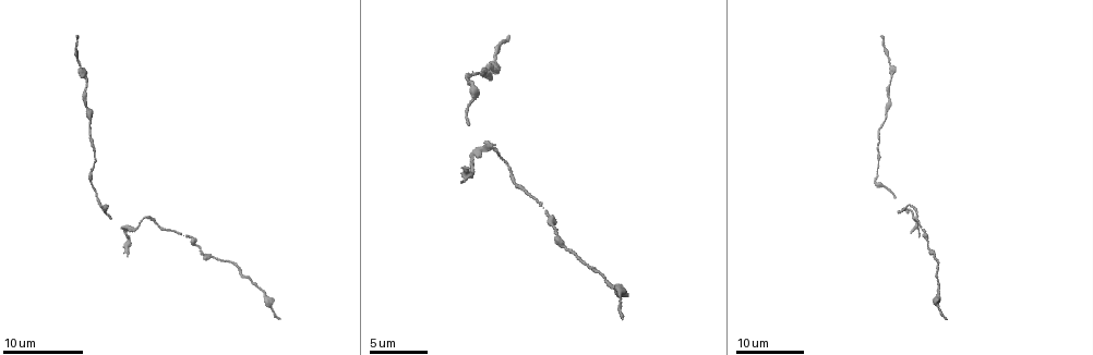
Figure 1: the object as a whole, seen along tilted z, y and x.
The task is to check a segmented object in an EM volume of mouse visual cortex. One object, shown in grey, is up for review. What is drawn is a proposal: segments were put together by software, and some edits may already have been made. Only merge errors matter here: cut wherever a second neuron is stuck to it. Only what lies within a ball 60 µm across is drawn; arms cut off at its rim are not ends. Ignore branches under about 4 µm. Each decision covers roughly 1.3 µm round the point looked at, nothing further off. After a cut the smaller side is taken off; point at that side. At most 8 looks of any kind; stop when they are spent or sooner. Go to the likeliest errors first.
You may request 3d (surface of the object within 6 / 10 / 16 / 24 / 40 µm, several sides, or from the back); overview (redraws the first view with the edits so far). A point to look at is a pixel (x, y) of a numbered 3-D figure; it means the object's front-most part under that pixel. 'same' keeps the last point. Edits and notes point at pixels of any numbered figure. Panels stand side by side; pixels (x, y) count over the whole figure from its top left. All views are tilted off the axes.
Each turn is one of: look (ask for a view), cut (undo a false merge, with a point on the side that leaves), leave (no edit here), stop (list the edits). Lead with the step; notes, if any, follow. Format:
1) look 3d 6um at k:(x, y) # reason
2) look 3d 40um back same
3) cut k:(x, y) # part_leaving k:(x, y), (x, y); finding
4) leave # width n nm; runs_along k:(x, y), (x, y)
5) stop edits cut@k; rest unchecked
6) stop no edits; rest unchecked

look 3d 16um at 1:(132, 228) # sudden change in width

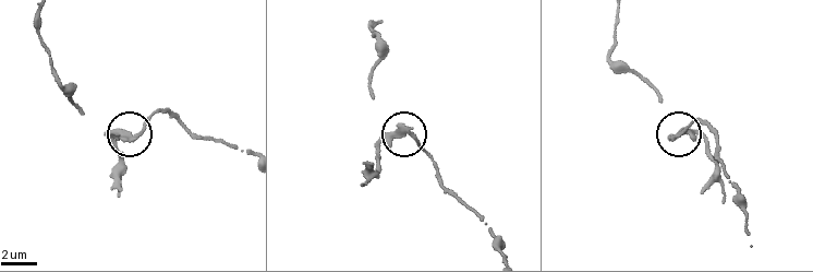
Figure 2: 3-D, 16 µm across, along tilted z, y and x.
look 3d 10um at 2:(406, 133)

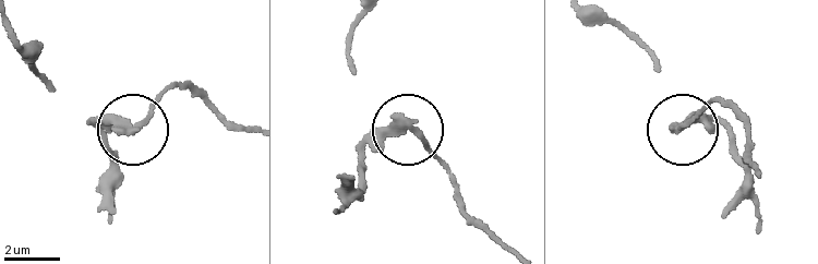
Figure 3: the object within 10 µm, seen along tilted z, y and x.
look 3d 10um back at 3:(681, 124)

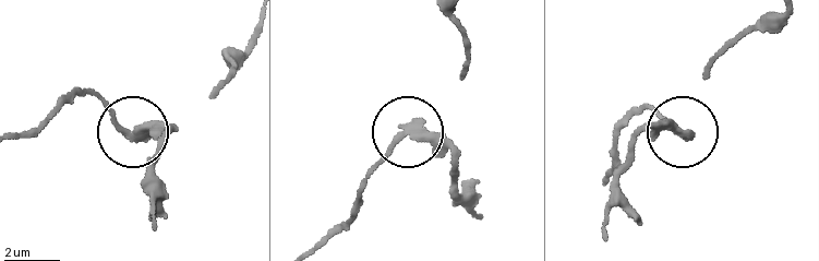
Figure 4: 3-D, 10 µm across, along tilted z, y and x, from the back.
cut 4:(452, 140) # part_leaving 4:(417, 127), (428, 133), (480, 214); two neurons meet here

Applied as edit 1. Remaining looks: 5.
look 3d 16um at 1:(890, 82) # narrows sharply

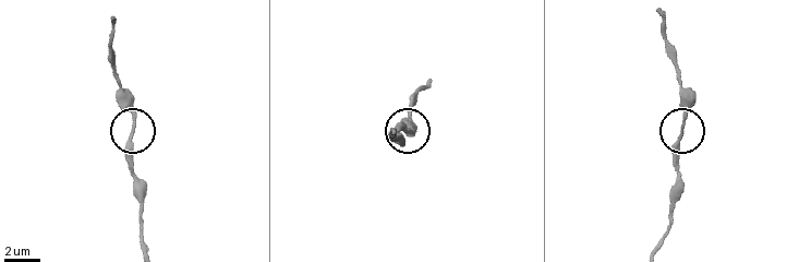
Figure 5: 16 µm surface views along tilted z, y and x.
look 3d 10um at 5:(680, 128)

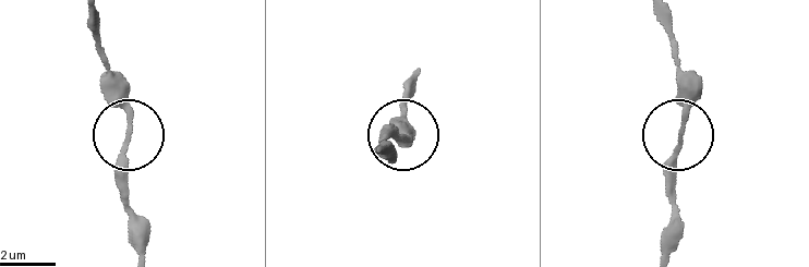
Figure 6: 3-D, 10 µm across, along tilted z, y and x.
leave # runs_along 6:(661, 251), (672, 159), (692, 74); continuous, no second neuron

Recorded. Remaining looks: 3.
look 3d 24um at 1:(886, 114) # calibre changes

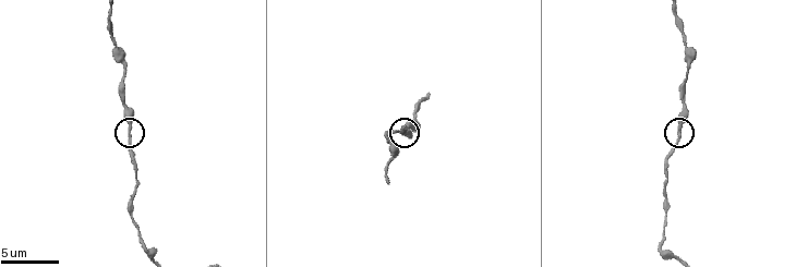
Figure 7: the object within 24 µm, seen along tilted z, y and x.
look 3d 10um at 7:(129, 130)

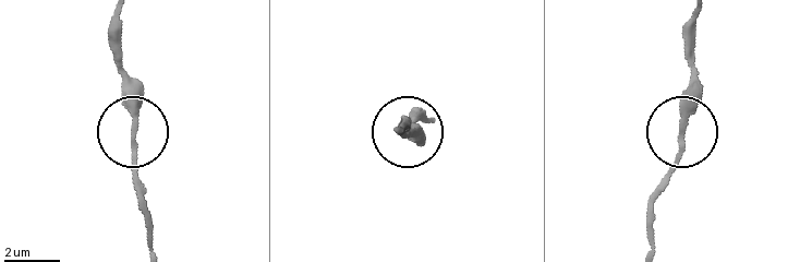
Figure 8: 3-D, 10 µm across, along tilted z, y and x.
leave # one neuron here

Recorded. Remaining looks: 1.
stop edits cut@4; rest unchecked

